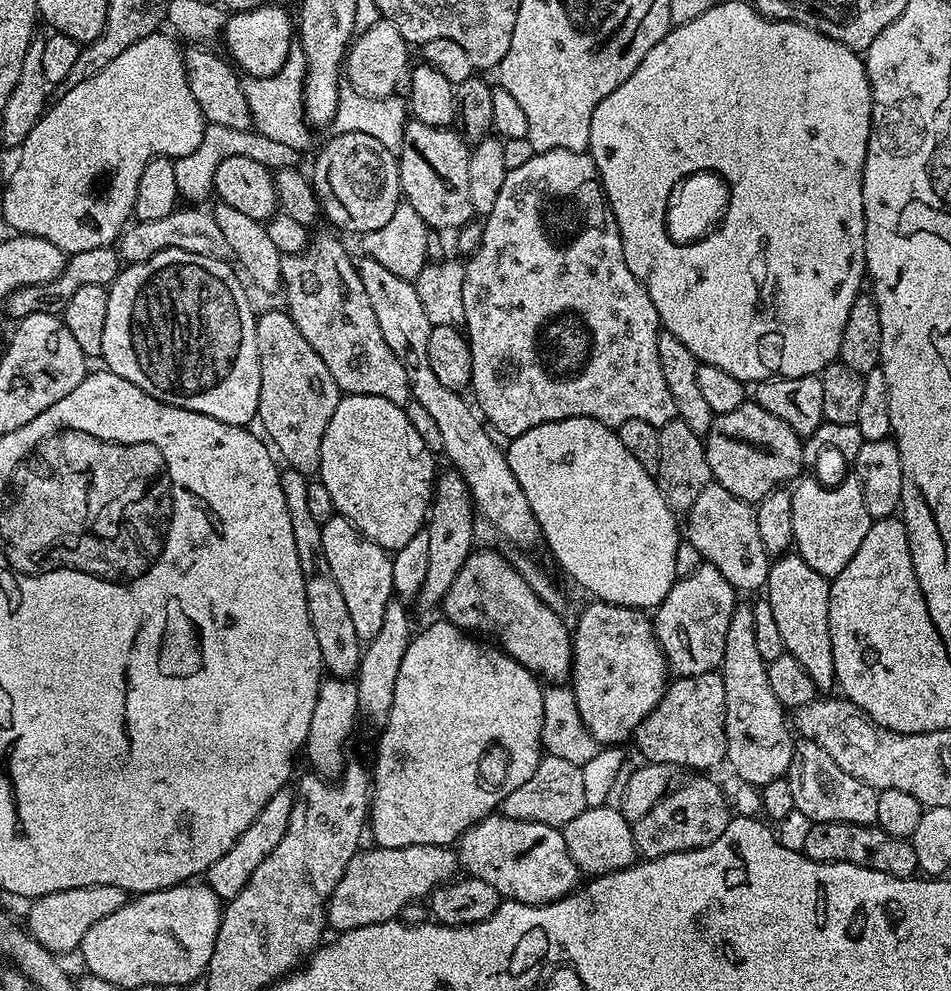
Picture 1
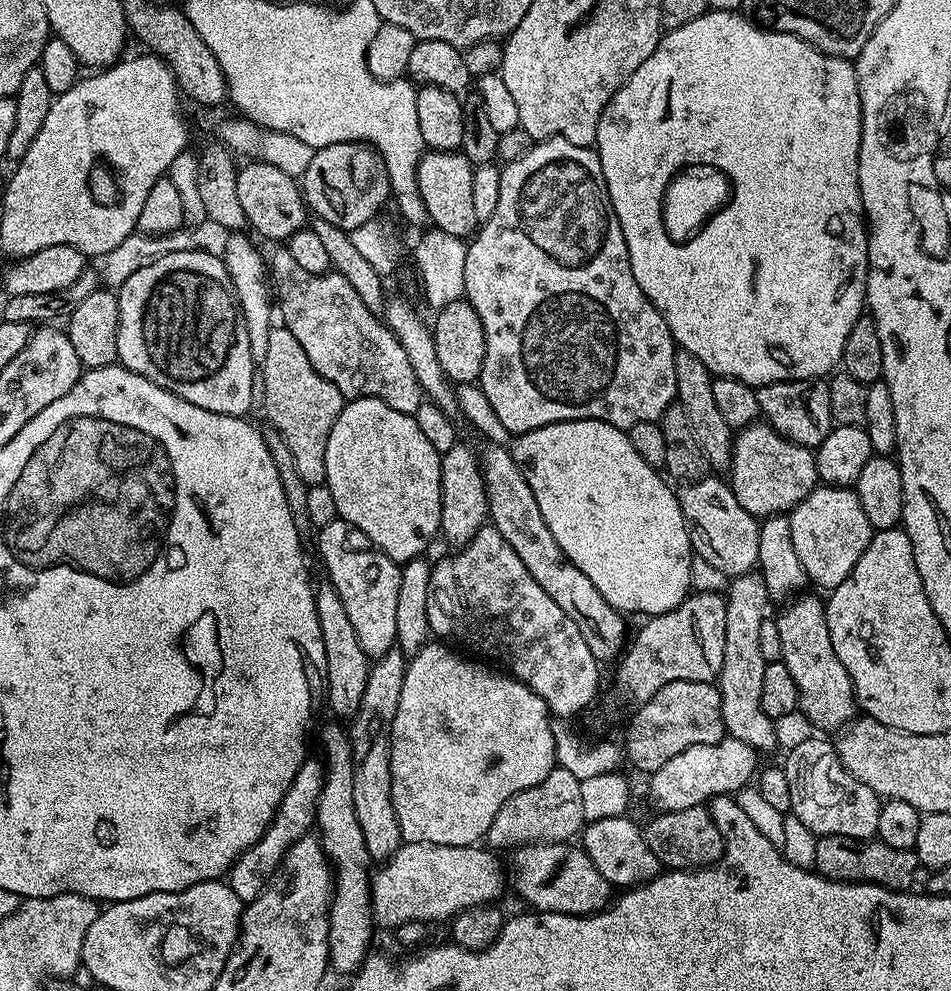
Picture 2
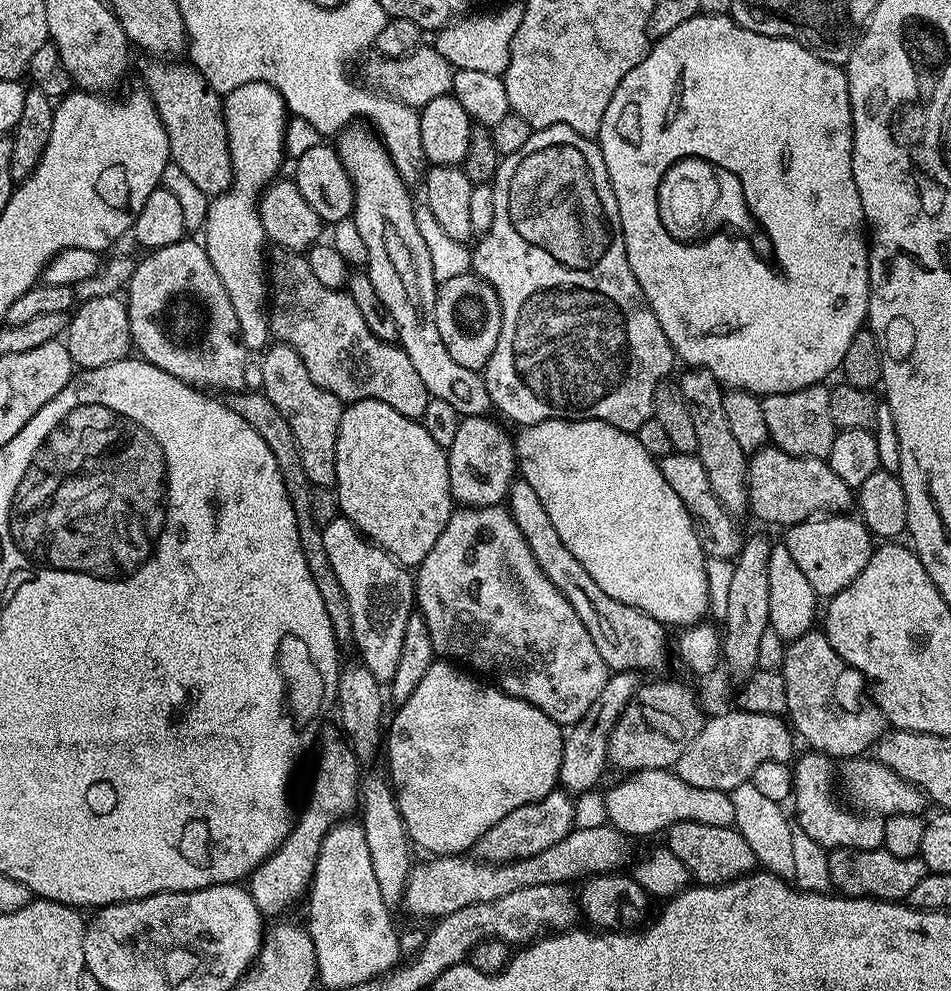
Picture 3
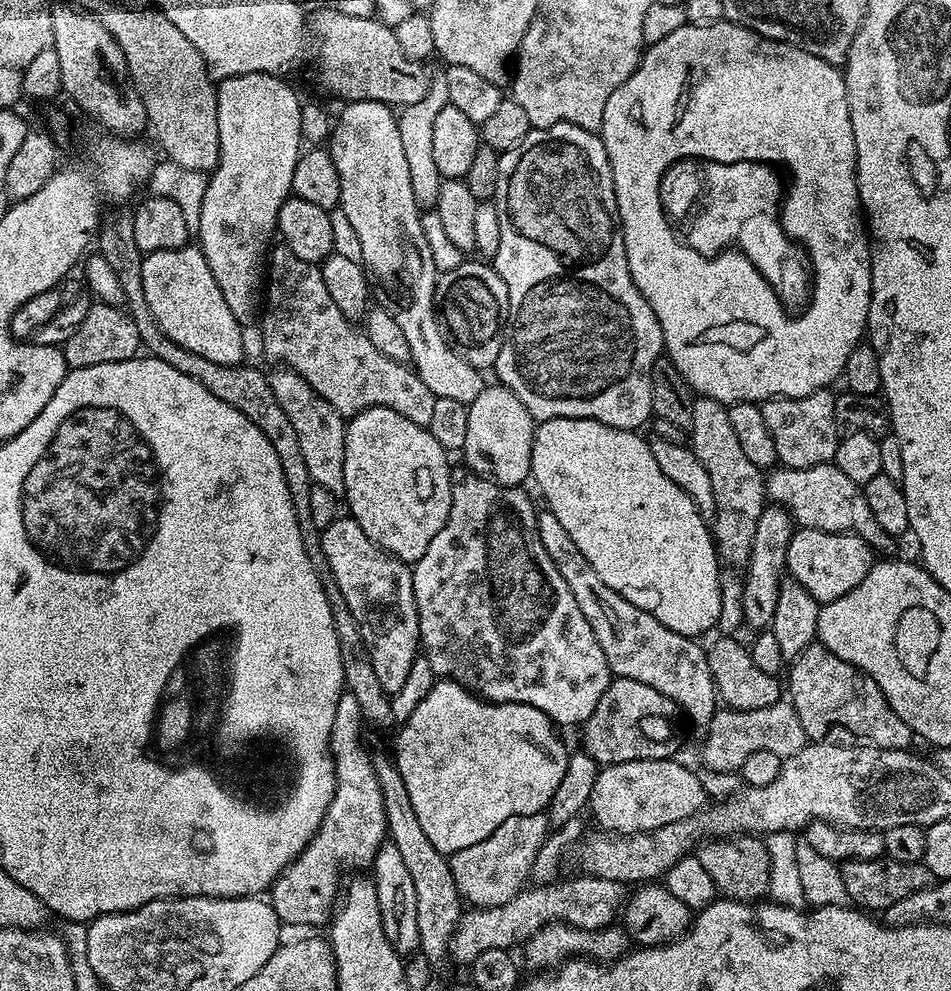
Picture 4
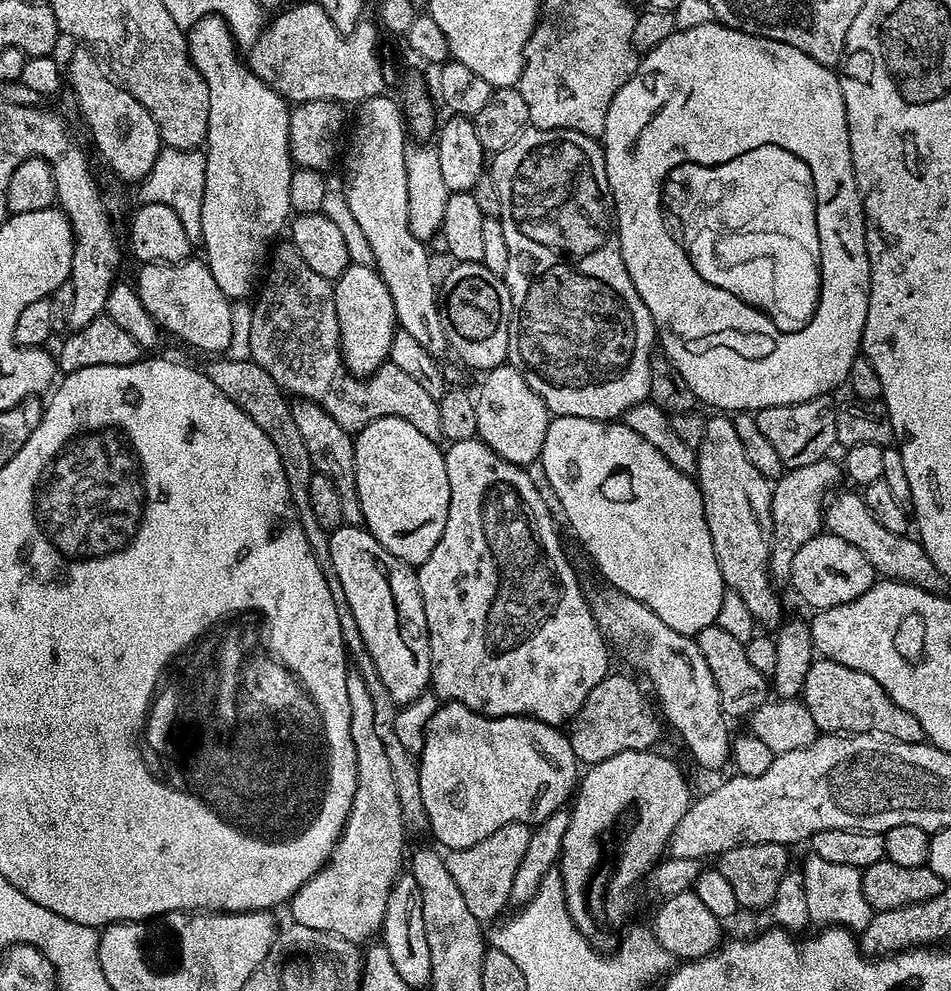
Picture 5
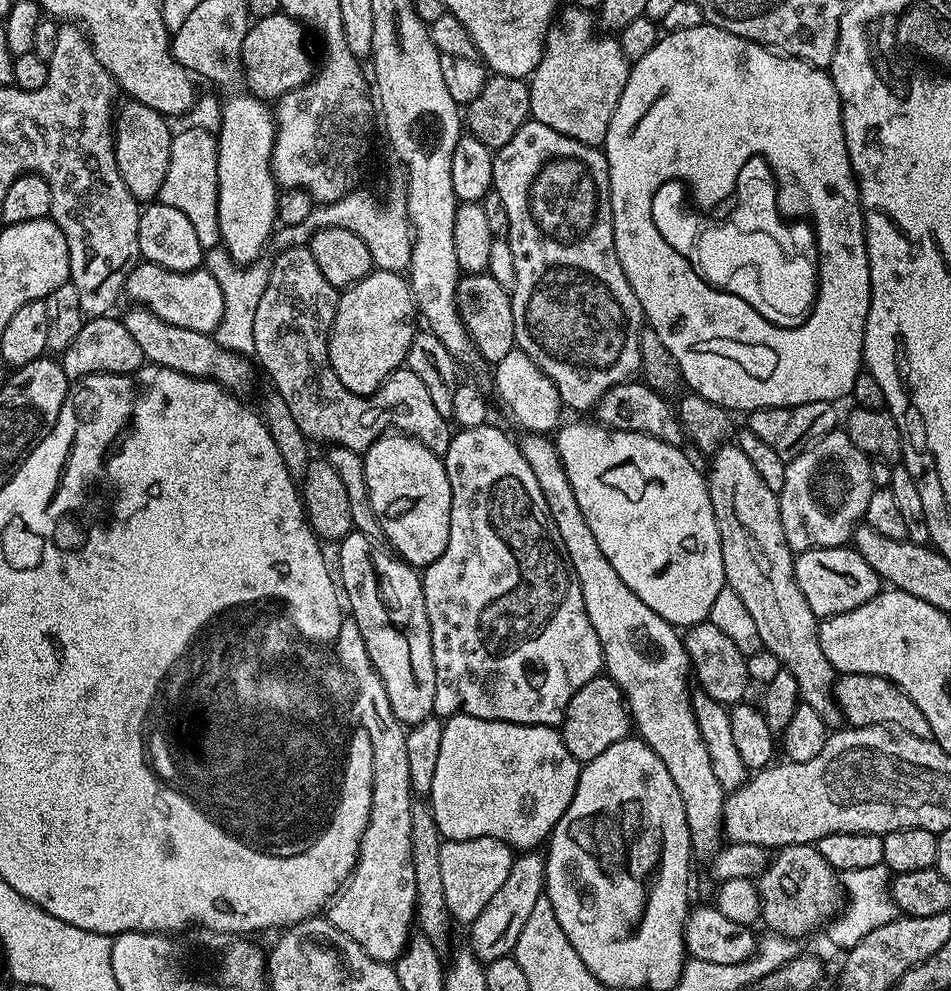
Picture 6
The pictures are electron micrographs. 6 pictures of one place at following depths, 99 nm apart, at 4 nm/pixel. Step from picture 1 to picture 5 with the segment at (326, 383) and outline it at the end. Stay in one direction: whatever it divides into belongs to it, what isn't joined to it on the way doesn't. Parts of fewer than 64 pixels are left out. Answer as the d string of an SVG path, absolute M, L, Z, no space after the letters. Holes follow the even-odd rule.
M299 398L291 401L294 422L298 426L302 439L306 441L306 450L310 454L310 462L313 469L319 475L330 478L334 482L334 490L338 490L338 498L342 502L342 514L344 523L363 525L362 506L358 502L358 486L354 478L354 446L356 441L353 433L348 432L326 410L322 410L320 404Z

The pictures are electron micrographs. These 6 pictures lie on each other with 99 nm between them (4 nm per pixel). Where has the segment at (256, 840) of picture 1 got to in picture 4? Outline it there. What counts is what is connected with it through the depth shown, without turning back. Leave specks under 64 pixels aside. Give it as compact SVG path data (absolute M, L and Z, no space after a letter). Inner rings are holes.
M346 690L341 691L334 710L332 729L327 738L328 750L332 754L332 766L336 770L336 789L332 801L326 810L320 829L312 835L312 841L290 861L270 889L270 903L278 914L281 925L301 924L302 927L308 928L304 930L315 929L312 928L315 924L327 925L342 892L340 871L343 868L367 869L378 854L378 850L386 843L388 834L386 806L382 800L382 786L378 786L378 774L374 774L373 753L368 752L367 746L364 745L364 736L360 733L365 728L366 723L358 706L358 698L354 698L354 694Z

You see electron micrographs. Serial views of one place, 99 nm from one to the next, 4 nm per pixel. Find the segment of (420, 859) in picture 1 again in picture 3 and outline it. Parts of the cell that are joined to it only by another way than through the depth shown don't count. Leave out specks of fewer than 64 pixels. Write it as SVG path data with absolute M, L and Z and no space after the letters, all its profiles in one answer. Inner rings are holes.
M603 824L597 828L573 827L566 834L566 838L562 838L562 842L554 842L550 850L542 850L542 854L534 854L525 860L513 860L506 864L486 864L468 854L424 858L428 860L421 864L420 861L413 863L408 874L403 907L408 908L412 916L439 918L454 914L454 910L462 910L462 906L494 902L494 898L514 894L514 890L522 890L526 886L568 884L576 878L580 880L612 874L623 869L620 867L624 863L629 863L628 842L629 837L619 829Z

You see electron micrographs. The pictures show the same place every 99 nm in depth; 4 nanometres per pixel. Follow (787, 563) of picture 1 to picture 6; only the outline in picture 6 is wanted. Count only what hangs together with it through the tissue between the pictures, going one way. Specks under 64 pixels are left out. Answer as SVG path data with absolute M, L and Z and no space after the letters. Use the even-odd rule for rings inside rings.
M849 672L837 679L834 691L841 717L853 728L872 728L876 724L882 724L923 740L932 739L926 714L922 714L917 704L910 702L908 695L897 684L891 684L886 678Z

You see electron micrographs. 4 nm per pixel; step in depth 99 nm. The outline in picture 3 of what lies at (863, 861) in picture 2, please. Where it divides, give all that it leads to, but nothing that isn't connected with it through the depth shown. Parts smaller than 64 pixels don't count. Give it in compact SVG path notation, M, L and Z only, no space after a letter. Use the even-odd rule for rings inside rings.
M834 848L828 853L830 882L833 889L844 898L867 898L869 900L907 901L910 890L929 876L928 867L919 856L897 858L882 848L853 852L850 848Z

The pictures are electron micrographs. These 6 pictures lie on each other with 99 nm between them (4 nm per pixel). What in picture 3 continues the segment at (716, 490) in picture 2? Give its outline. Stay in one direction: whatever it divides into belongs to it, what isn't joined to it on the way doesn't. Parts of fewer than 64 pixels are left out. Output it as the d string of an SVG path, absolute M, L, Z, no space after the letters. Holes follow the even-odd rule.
M673 452L658 460L666 482L670 482L670 490L682 498L682 506L690 514L692 524L696 527L696 537L702 546L705 557L726 558L732 560L740 553L742 535L737 521L724 509L722 502L714 494L710 486L710 478L706 478L706 470L702 466L699 456L690 452Z

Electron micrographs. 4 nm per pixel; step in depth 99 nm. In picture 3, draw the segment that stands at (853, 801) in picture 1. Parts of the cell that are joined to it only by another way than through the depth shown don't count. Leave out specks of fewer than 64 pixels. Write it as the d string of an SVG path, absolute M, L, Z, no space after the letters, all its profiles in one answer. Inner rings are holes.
M808 750L805 756L799 756L795 757L792 764L790 804L796 807L794 823L806 832L807 837L814 838L820 847L827 850L850 848L853 852L865 852L882 848L884 820L875 814L853 810L841 799L838 795L838 768L837 765L836 768L832 765L835 764L833 757L825 756L823 752L815 750ZM836 792L838 797L836 797Z

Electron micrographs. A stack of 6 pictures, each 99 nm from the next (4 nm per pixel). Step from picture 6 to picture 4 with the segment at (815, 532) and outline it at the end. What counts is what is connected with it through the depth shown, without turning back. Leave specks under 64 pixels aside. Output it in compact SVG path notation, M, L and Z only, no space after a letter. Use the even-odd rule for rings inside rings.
M766 506L762 510L762 518L758 518L754 526L754 542L746 565L748 573L743 573L741 590L744 624L752 627L752 630L767 629L774 618L774 602L778 598L782 577L786 572L784 559L793 531L792 517L779 506Z

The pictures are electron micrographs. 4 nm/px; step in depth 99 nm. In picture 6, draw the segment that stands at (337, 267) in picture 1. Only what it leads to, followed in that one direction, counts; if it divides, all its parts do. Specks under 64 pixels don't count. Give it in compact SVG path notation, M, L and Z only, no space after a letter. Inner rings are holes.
M307 246L286 248L275 254L276 261L271 261L268 270L266 290L262 290L262 299L254 314L254 360L259 367L260 364L264 367L265 374L272 379L271 387L280 395L282 402L286 402L294 422L298 422L298 430L302 430L309 441L325 440L325 445L349 448L361 454L367 452L379 436L395 430L414 437L430 451L443 454L450 446L454 428L449 417L438 414L418 374L407 370L392 372L388 375L388 381L372 396L359 396L342 386L328 361L328 335L334 322L338 290L326 282L322 270L318 270L318 262L314 262L314 254L310 254Z

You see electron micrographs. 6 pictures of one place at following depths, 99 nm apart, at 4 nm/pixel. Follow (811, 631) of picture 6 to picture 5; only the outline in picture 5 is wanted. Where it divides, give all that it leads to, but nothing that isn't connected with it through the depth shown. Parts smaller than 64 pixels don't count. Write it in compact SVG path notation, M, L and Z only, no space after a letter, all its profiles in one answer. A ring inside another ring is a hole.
M712 414L704 421L704 437L696 449L696 471L694 479L700 485L706 522L710 530L710 542L714 542L714 554L718 558L718 570L724 579L725 589L731 590L746 602L753 621L761 629L775 630L780 627L786 613L780 605L780 596L772 589L774 583L768 567L768 555L772 552L772 484L746 458L746 449L738 439L738 430L734 430L732 416Z

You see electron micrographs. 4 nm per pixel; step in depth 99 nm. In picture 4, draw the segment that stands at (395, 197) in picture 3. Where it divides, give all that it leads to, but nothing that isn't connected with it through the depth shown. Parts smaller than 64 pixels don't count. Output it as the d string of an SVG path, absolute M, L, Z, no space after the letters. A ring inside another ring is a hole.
M350 100L343 107L340 121L335 121L330 133L332 161L340 179L339 211L346 214L350 226L354 226L354 234L358 234L358 242L362 242L362 264L367 275L374 281L375 287L377 284L384 291L382 307L392 315L394 322L398 322L398 326L402 326L402 334L406 334L406 342L410 342L410 364L418 378L426 382L436 398L451 398L452 401L470 405L486 386L486 380L480 377L483 376L481 369L474 368L470 362L454 354L446 338L442 338L442 330L436 321L434 293L438 271L426 235L423 234L421 208L414 202L409 163L402 150L397 113L389 105L373 100Z

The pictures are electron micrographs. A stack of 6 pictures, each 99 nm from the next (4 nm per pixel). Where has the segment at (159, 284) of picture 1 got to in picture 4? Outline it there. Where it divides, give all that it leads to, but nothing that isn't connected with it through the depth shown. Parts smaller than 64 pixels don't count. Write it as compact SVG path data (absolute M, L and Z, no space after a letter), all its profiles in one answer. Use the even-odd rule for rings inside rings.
M199 247L147 253L142 262L142 290L146 290L146 306L150 306L150 314L154 314L154 322L158 322L166 338L190 350L190 354L200 354L210 362L218 362L218 366L239 364L245 359L242 326L238 318L230 314L230 306L226 306L226 298L222 298L222 290L218 290L218 282L214 282L214 274Z

